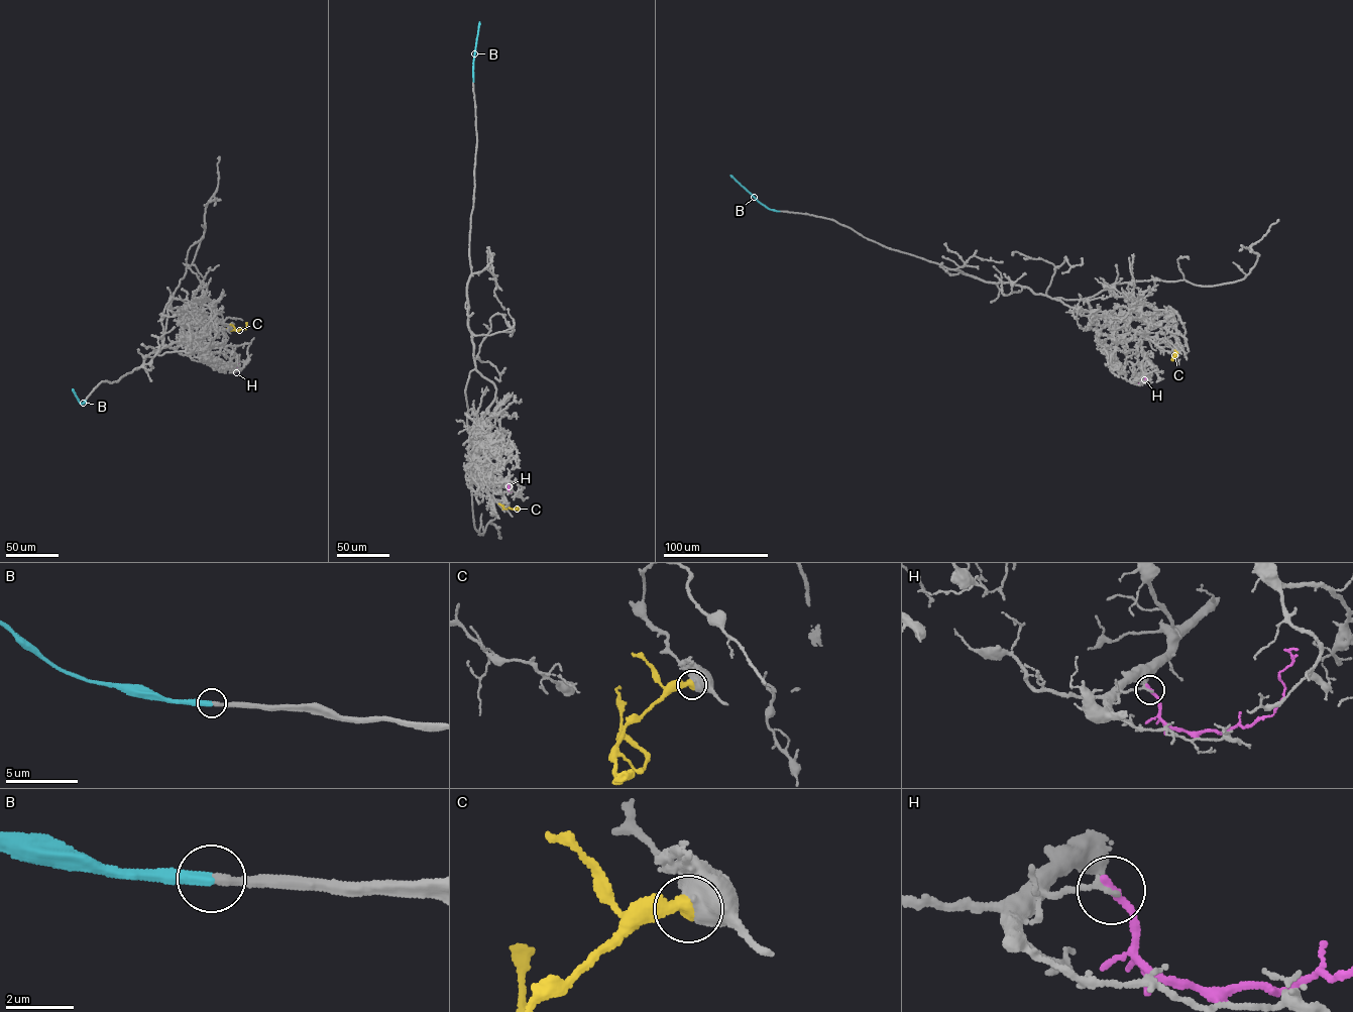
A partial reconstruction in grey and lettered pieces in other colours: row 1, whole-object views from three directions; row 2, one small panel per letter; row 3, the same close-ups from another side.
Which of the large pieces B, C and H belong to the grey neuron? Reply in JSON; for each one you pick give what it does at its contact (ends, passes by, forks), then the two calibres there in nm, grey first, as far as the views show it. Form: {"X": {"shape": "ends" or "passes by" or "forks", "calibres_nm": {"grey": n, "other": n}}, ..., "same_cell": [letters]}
{"B": {"shape": "ends", "calibres_nm": {"grey": 280, "other": 400}}, "same_cell": ["B"]}

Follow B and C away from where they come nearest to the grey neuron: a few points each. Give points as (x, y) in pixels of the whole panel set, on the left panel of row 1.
B: (85, 401), (80, 403), (73, 388)
C: (232, 324), (238, 330), (245, 328), (247, 322)

